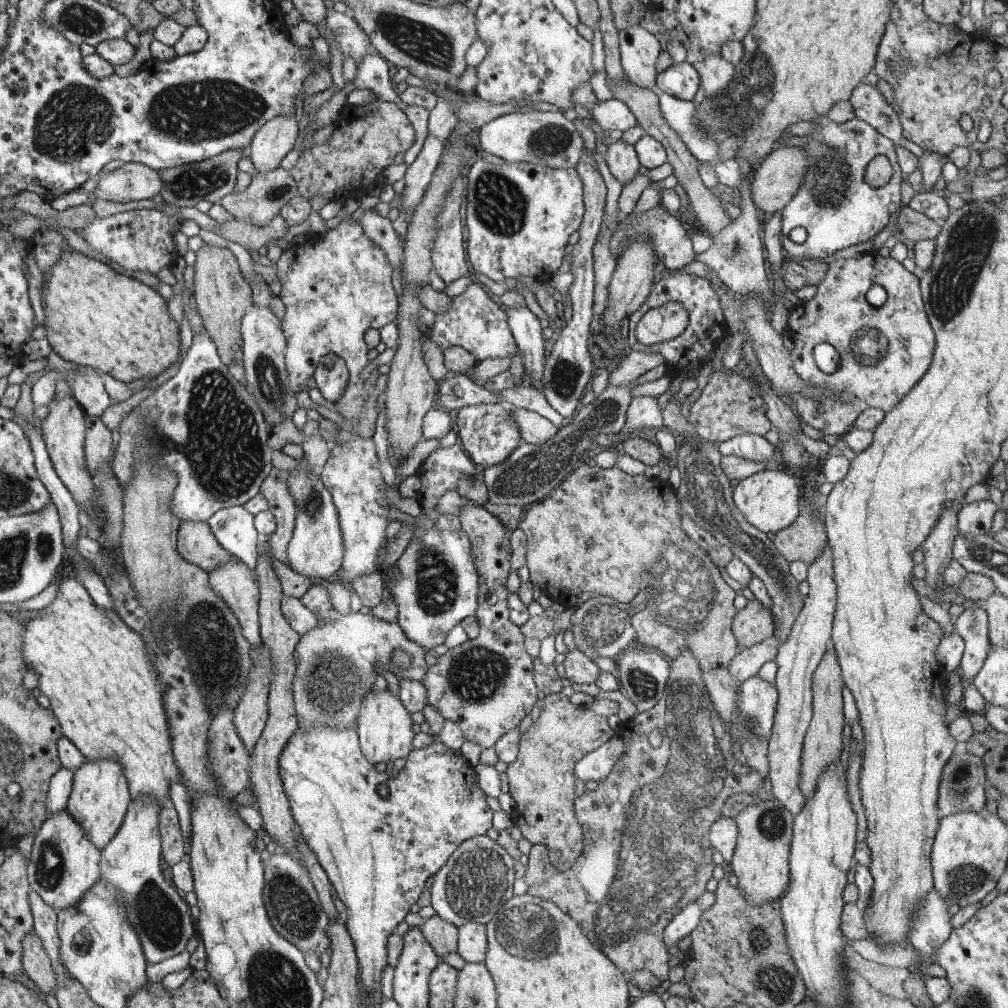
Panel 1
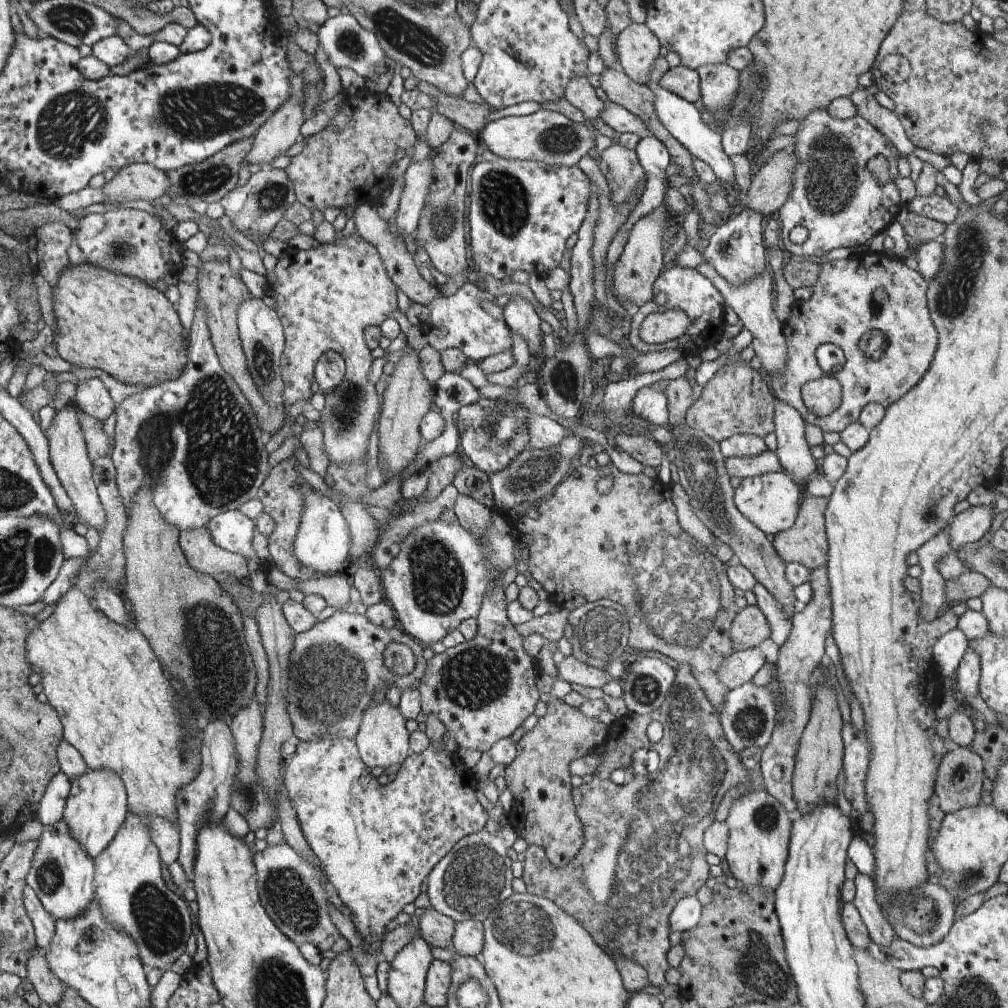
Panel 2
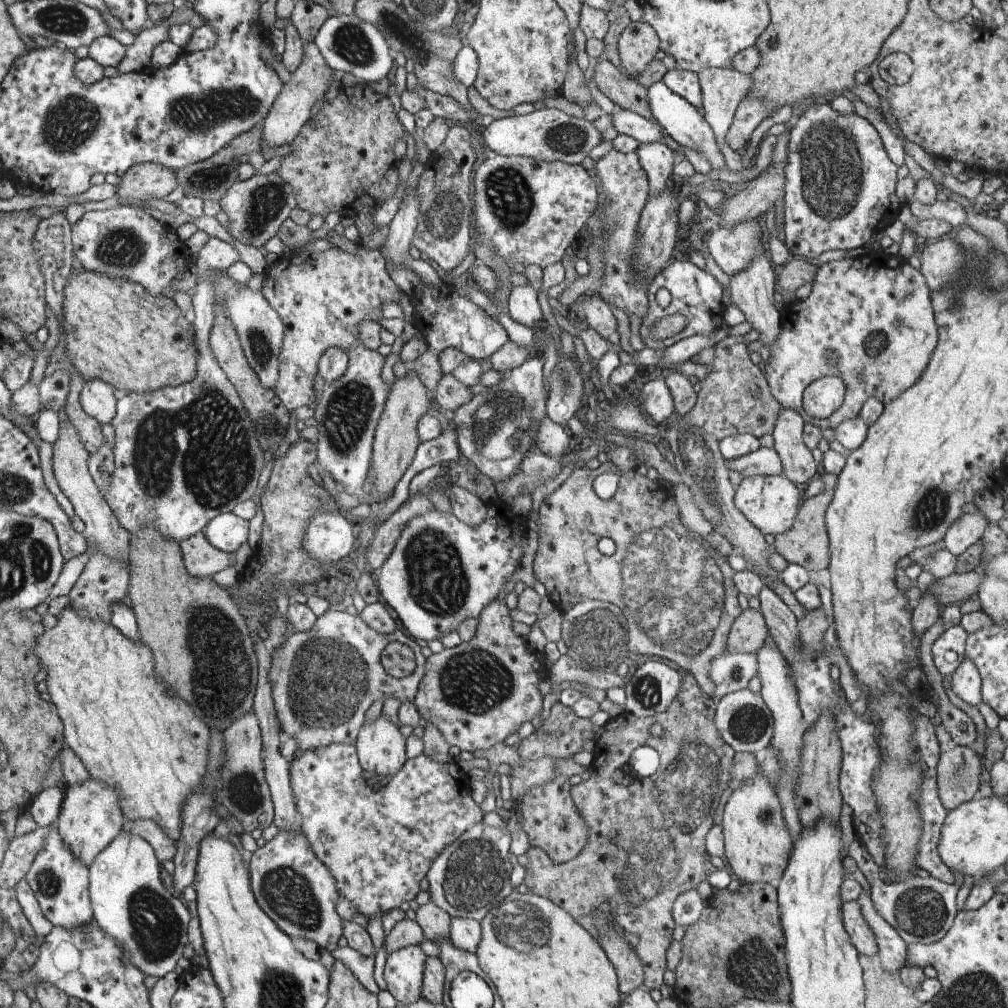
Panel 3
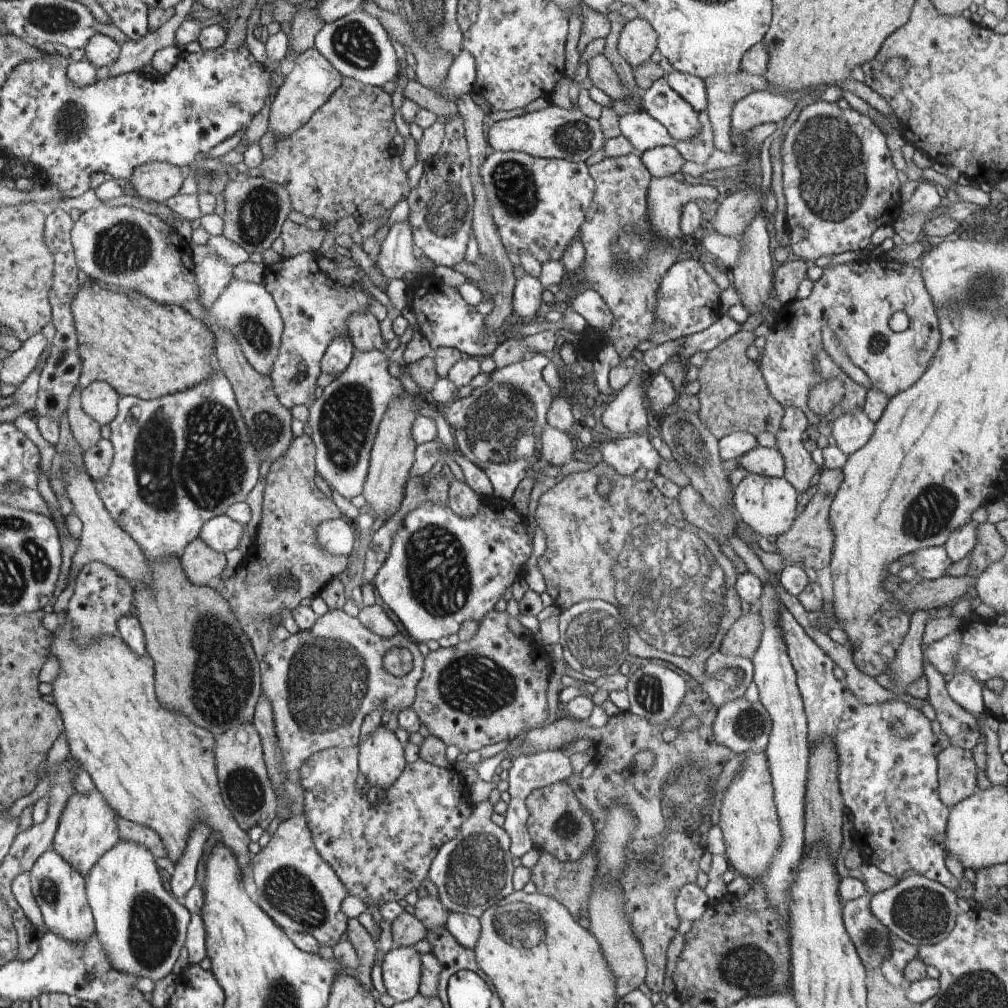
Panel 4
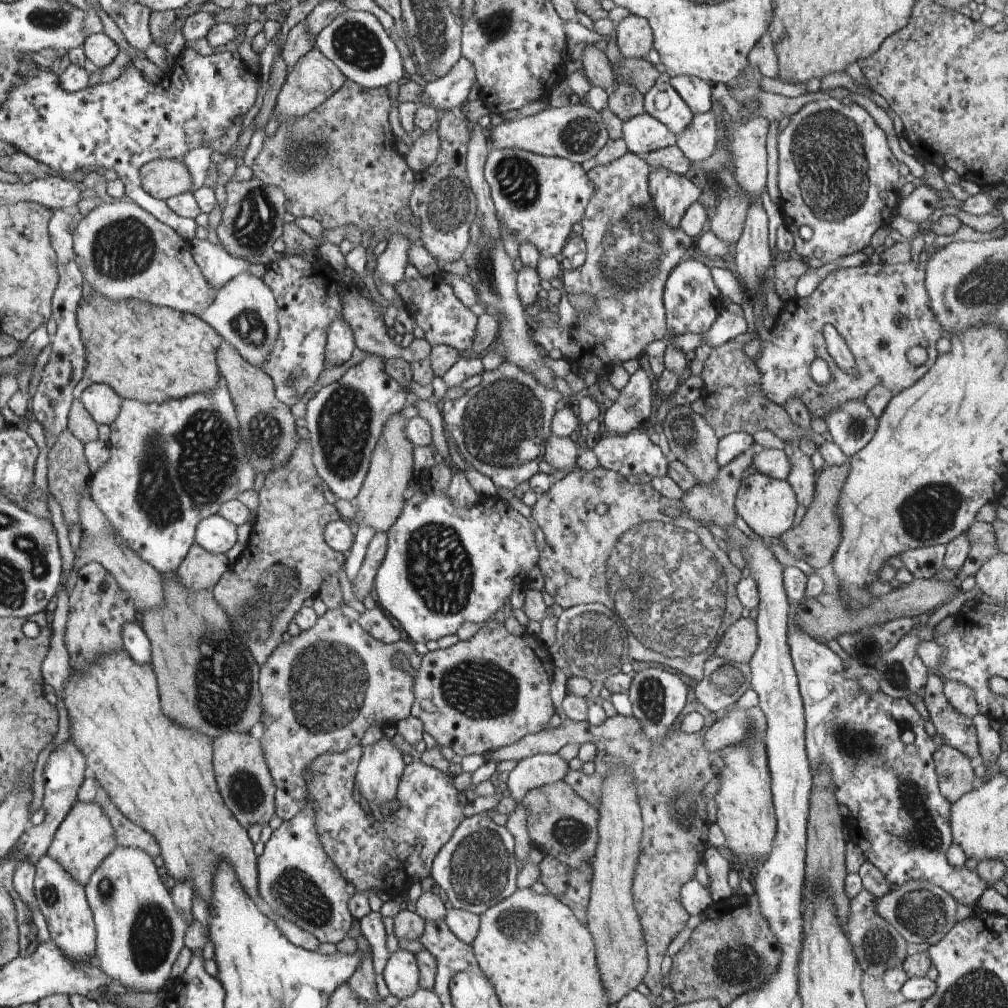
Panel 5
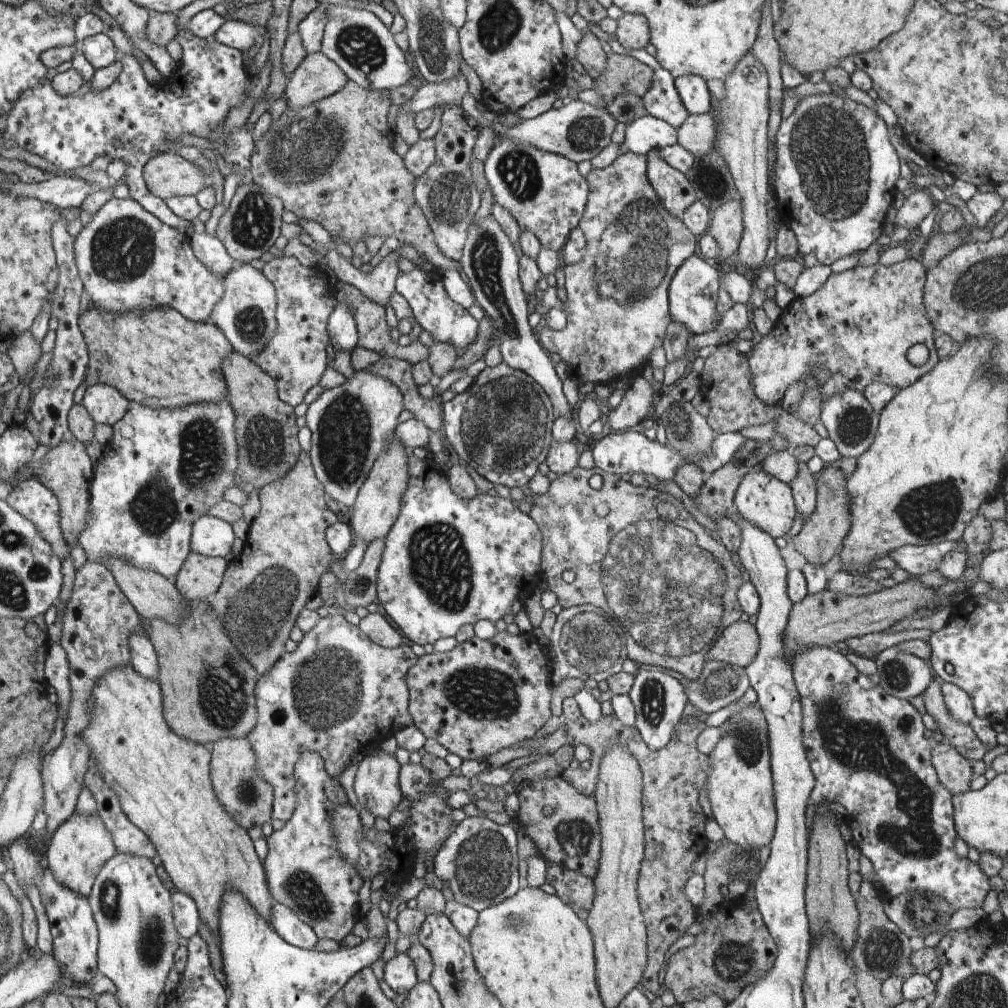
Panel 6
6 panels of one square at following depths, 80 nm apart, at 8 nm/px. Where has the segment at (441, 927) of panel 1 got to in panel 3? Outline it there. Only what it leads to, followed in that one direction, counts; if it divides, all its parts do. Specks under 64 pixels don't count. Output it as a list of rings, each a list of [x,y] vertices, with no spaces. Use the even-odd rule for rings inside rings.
[[[429,902],[419,906],[416,921],[424,931],[425,938],[440,943],[448,940],[450,934],[451,916],[439,906]]]

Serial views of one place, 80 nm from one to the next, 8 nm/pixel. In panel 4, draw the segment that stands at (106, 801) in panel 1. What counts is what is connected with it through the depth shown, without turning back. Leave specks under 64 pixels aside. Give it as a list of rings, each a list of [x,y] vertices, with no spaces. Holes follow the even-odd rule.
[[[96,789],[90,794],[74,792],[60,816],[52,850],[56,850],[66,862],[72,864],[77,872],[87,876],[94,864],[104,857],[118,843],[118,824],[114,810],[104,802],[102,794]]]

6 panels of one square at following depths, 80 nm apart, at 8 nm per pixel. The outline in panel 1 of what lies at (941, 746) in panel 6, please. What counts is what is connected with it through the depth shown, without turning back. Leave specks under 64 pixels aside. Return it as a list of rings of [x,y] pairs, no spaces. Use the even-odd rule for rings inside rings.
[[[955,752],[944,767],[939,797],[937,800],[940,818],[958,814],[959,812],[975,809],[980,813],[986,807],[986,777],[983,760],[979,756],[968,752]]]

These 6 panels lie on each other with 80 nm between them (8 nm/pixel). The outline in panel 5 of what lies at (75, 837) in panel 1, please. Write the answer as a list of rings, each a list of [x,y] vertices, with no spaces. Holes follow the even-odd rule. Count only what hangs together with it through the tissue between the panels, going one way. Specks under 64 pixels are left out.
[[[47,852],[36,861],[36,880],[33,888],[36,890],[37,907],[40,908],[47,922],[49,933],[62,952],[73,961],[87,961],[97,950],[97,925],[93,917],[93,909],[89,905],[88,895],[83,887],[56,859]]]

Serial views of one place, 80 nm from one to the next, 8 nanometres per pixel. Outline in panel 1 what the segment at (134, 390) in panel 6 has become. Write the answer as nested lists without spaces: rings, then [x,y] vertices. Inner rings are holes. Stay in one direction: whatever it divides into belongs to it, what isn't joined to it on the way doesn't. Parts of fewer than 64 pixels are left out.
[[[64,250],[44,274],[41,300],[45,314],[47,339],[57,355],[74,366],[91,366],[102,370],[120,382],[129,383],[139,378],[156,378],[170,367],[178,356],[179,328],[170,318],[164,297],[134,278],[114,272],[108,264],[88,258],[78,251]]]

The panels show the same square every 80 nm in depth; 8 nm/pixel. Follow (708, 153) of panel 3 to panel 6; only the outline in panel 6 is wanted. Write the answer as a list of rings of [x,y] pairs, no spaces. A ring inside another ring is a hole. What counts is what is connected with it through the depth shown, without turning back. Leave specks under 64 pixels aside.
[[[666,69],[654,71],[652,86],[642,97],[650,115],[671,124],[676,130],[690,116],[675,87],[675,78]]]

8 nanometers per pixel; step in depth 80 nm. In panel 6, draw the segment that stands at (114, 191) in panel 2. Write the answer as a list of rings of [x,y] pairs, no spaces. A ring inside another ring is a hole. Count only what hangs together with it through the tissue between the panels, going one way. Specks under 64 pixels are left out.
[[[164,152],[154,157],[145,166],[145,179],[149,189],[158,195],[162,200],[168,200],[170,197],[180,195],[194,195],[201,192],[206,186],[210,186],[210,177],[203,176],[198,168],[190,161],[186,160],[182,155],[172,152]]]

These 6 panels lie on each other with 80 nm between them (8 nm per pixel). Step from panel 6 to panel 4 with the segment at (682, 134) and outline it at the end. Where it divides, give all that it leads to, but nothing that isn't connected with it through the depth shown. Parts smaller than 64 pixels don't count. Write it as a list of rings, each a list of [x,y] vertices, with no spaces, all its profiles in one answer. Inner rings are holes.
[[[706,109],[698,114],[698,122],[700,122],[698,136],[694,136],[690,140],[678,140],[675,147],[684,156],[685,161],[704,164],[715,150],[714,132]]]

